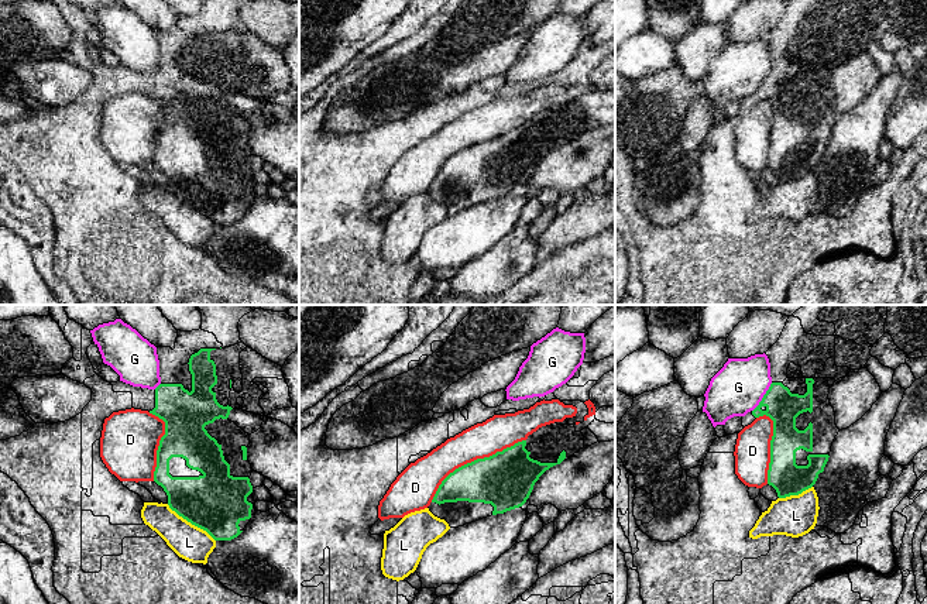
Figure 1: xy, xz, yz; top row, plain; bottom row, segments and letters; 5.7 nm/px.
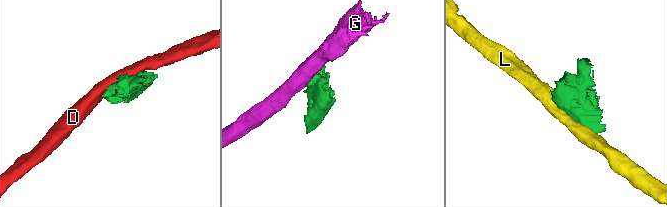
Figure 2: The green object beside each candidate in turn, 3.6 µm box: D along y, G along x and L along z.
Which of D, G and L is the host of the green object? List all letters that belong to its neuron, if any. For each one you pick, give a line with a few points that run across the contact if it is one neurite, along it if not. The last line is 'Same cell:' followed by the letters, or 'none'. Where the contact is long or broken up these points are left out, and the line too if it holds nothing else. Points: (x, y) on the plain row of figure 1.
Same cell: none

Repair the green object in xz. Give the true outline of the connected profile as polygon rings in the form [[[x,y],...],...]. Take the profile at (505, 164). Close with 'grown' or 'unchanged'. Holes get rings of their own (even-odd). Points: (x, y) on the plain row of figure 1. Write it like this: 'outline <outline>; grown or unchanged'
outline [[[574,109],[542,110],[526,124],[456,152],[428,192],[450,212],[519,192],[546,154],[583,131],[584,120]]]; grown

